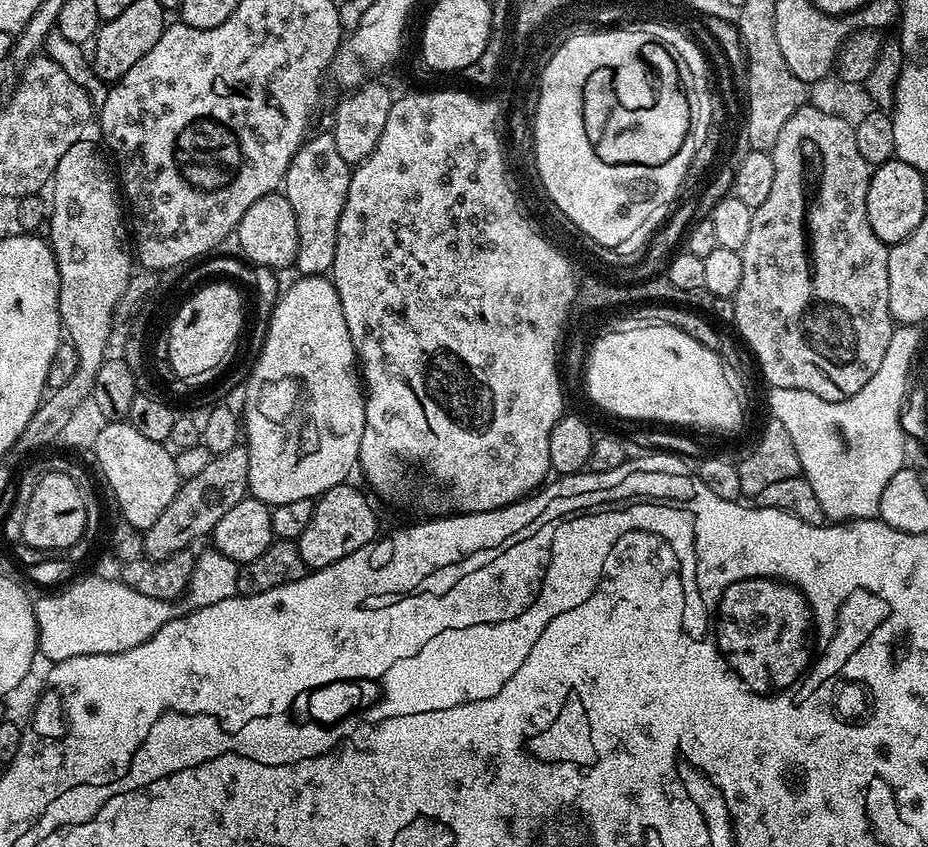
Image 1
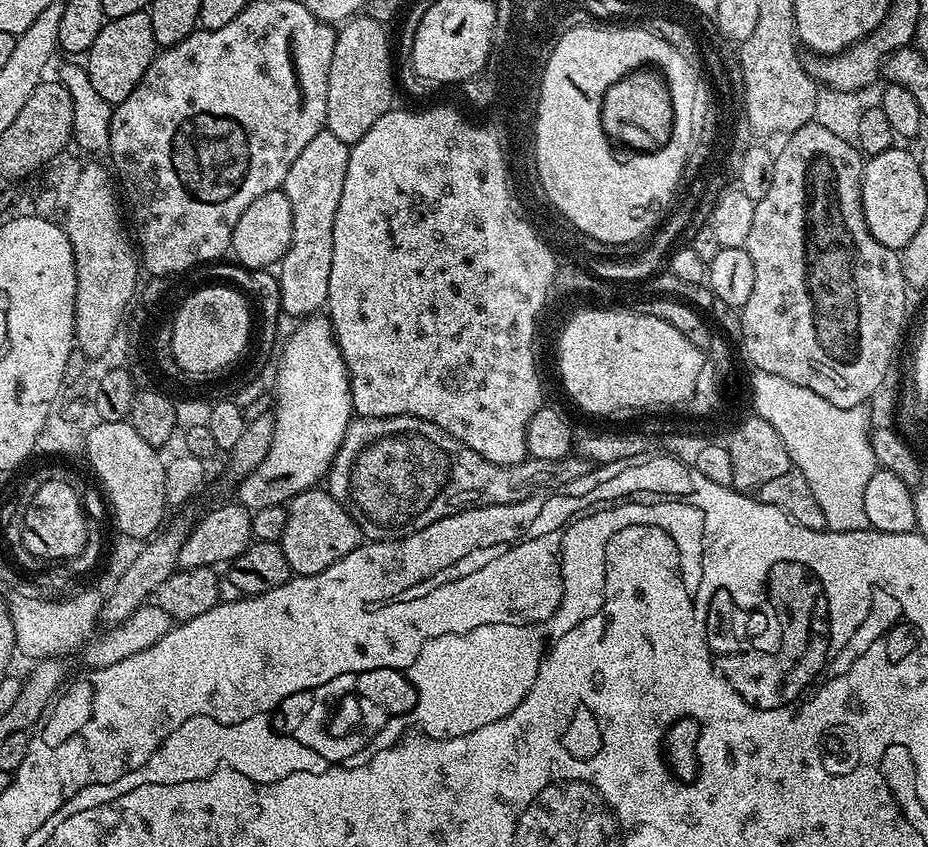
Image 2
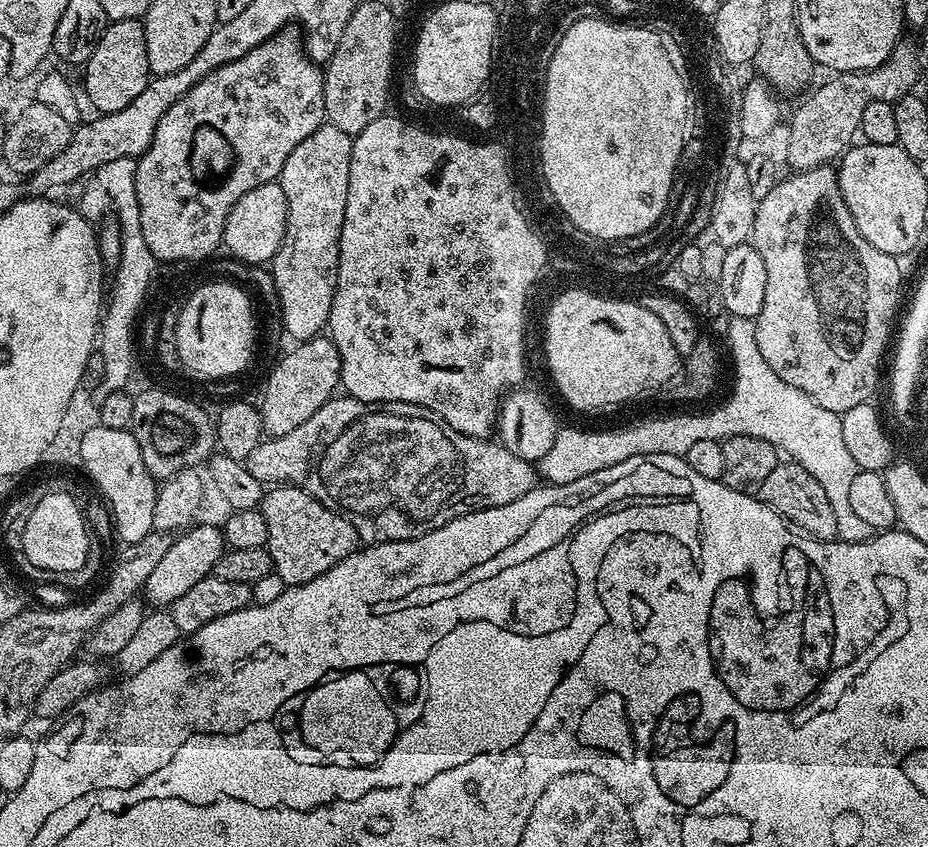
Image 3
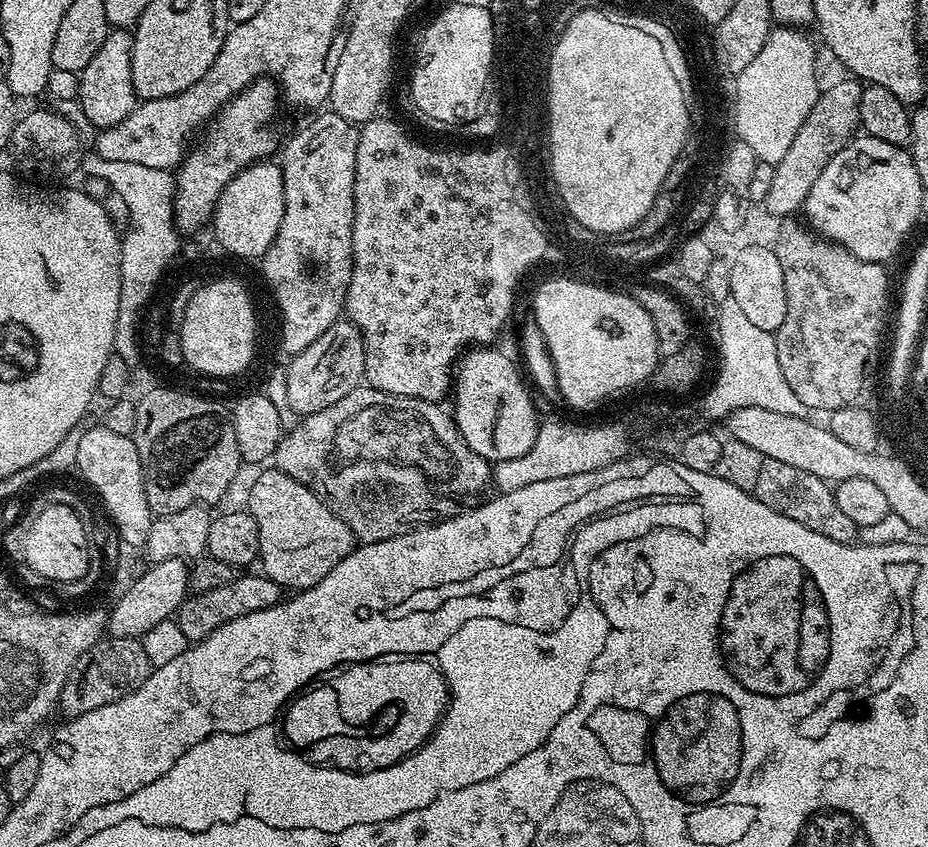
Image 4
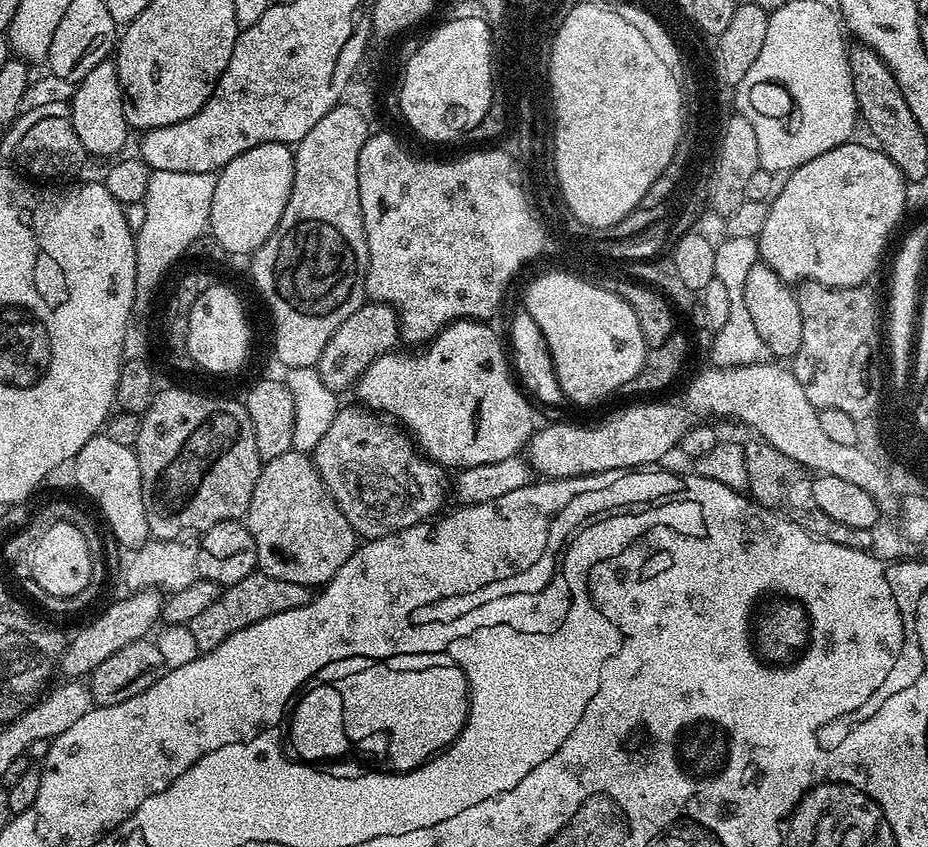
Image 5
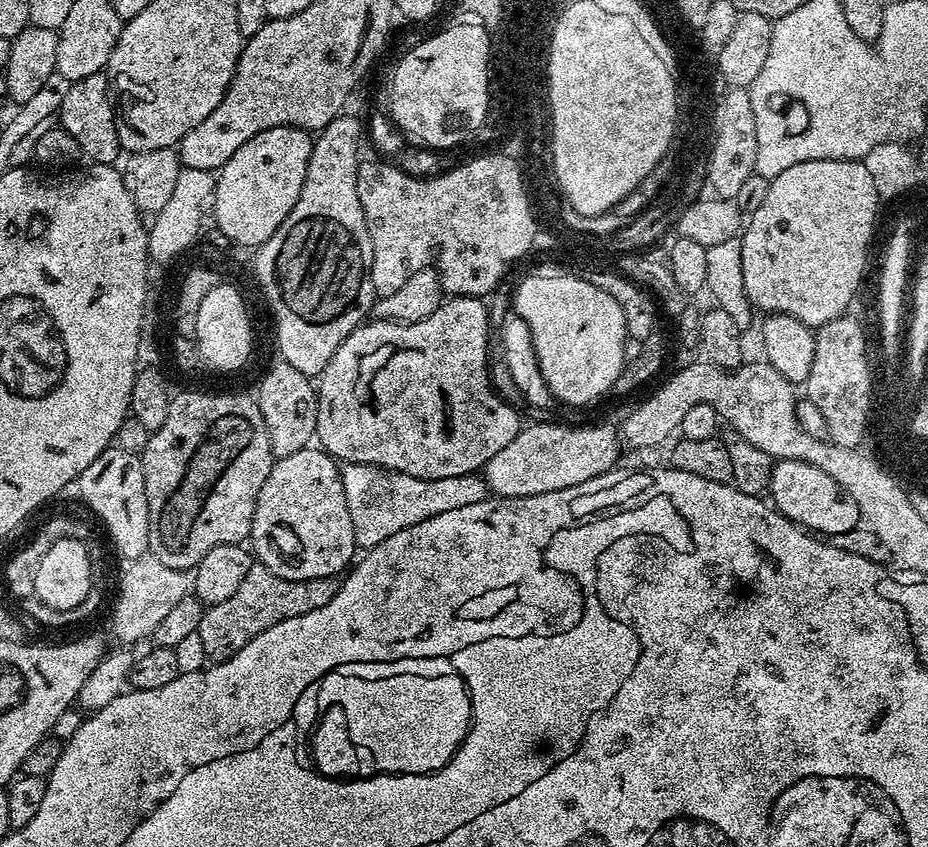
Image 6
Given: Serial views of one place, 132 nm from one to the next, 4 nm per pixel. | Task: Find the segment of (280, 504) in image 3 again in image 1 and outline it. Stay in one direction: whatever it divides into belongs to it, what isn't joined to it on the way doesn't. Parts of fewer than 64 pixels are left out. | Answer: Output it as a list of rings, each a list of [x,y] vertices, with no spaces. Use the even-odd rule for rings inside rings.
[[[345,482],[316,497],[314,514],[311,515],[306,530],[302,530],[296,545],[302,554],[302,562],[306,562],[310,570],[315,570],[346,558],[346,554],[354,554],[354,550],[362,550],[362,546],[377,539],[377,536],[376,512],[372,509],[371,502],[352,482]]]

